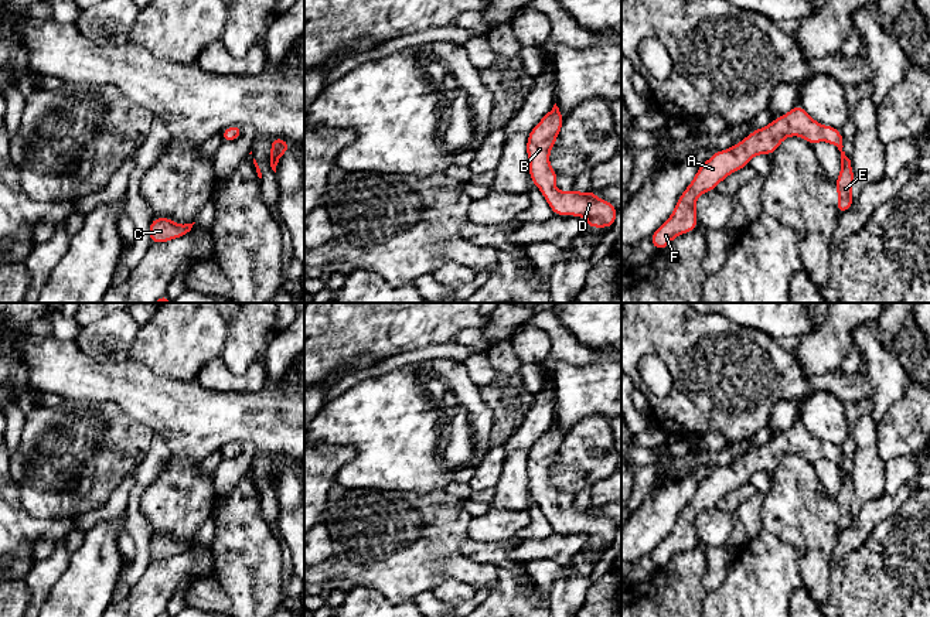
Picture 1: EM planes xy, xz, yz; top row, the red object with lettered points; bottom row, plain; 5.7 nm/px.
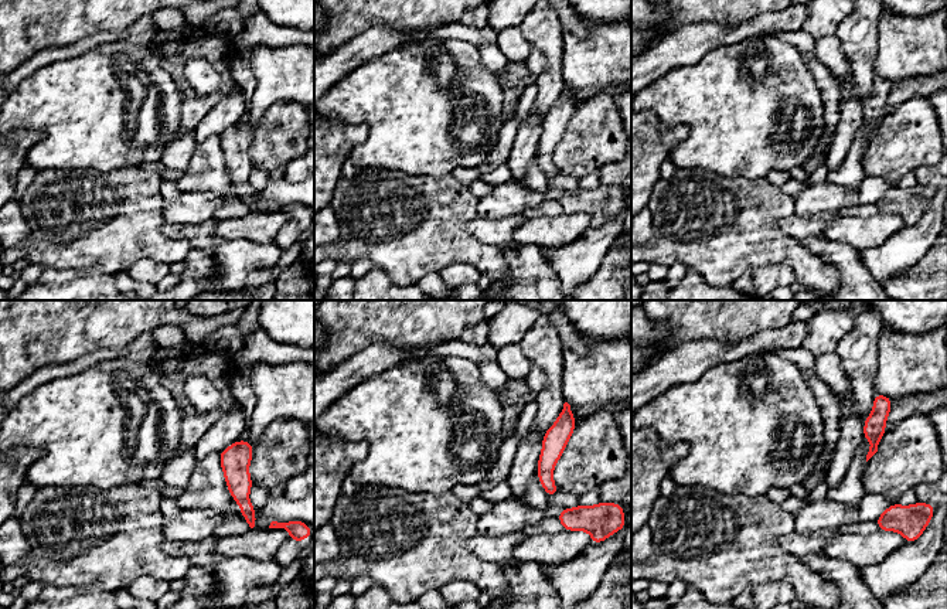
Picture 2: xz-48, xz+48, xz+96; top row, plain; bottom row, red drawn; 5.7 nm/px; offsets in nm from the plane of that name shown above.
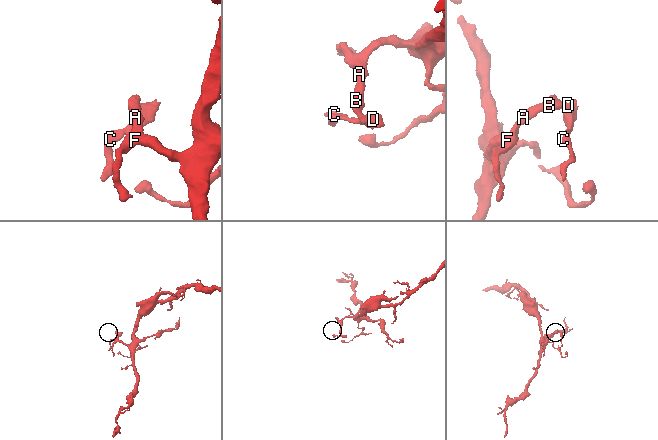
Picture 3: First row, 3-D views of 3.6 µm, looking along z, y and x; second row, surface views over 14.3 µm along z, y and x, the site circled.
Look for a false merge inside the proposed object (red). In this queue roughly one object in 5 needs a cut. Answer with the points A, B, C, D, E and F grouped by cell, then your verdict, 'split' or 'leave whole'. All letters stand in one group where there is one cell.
groups A B C D E F; leave whole

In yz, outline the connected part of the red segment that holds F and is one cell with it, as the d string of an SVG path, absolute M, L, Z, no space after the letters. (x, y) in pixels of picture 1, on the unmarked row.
M797 422L784 433L774 436L766 444L753 447L733 464L716 468L699 483L696 492L681 511L671 534L650 553L653 563L660 567L682 550L692 549L696 542L695 521L701 511L715 507L729 491L746 484L756 471L773 471L788 453L801 453L810 461L825 457L841 468L841 490L835 498L838 508L837 526L844 531L852 524L854 488L851 477L842 467L841 447L815 439L803 423Z

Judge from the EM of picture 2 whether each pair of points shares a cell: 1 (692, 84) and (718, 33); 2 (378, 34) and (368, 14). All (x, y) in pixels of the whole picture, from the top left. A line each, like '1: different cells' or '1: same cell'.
1: different cells
2: different cells

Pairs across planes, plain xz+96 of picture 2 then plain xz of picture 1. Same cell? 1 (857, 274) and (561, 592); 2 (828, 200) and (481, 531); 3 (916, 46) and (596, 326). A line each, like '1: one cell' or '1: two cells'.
1: two cells
2: one cell
3: two cells

